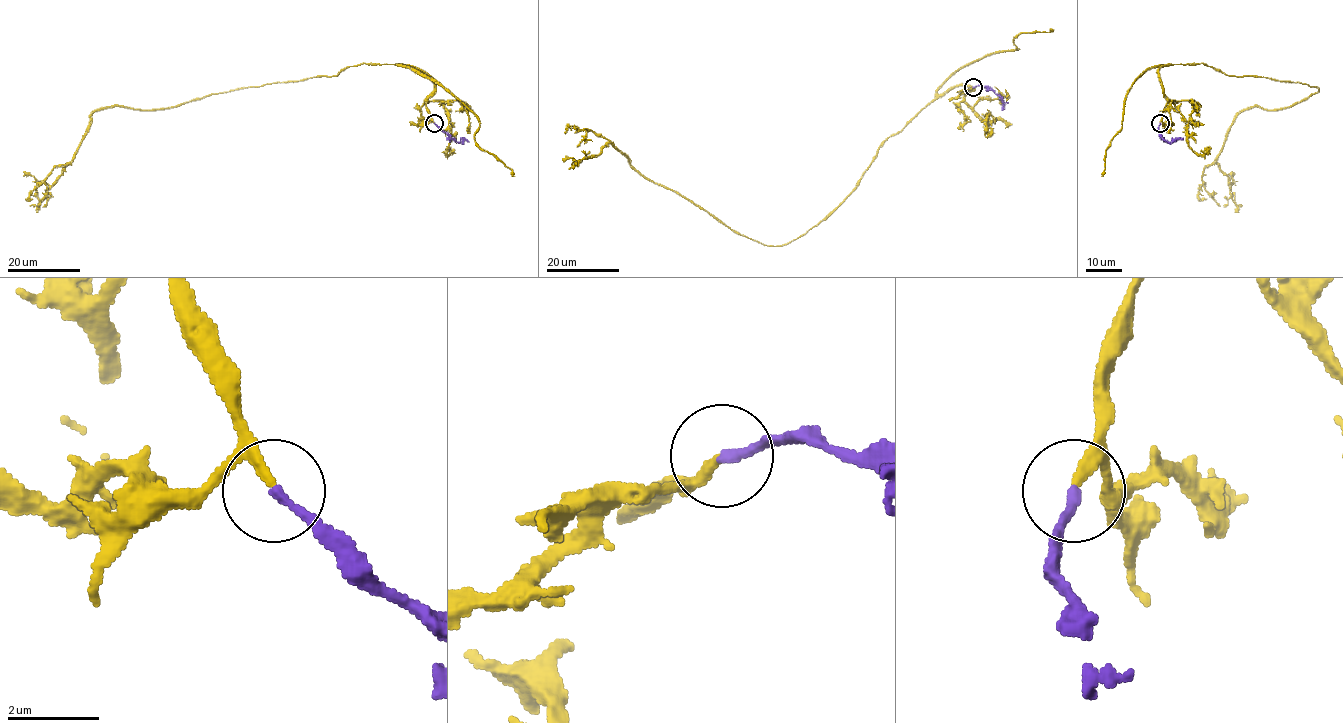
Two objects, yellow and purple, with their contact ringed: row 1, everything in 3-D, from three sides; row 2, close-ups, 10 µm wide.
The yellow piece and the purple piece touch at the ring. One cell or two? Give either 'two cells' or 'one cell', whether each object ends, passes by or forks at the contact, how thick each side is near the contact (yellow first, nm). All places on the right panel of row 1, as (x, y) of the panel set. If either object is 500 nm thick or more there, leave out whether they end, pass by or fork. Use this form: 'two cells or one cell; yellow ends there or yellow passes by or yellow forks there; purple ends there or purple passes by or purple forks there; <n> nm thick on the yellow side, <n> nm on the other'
one cell; yellow ends there; purple ends there; 220 nm thick on the yellow side, 200 nm on the other

